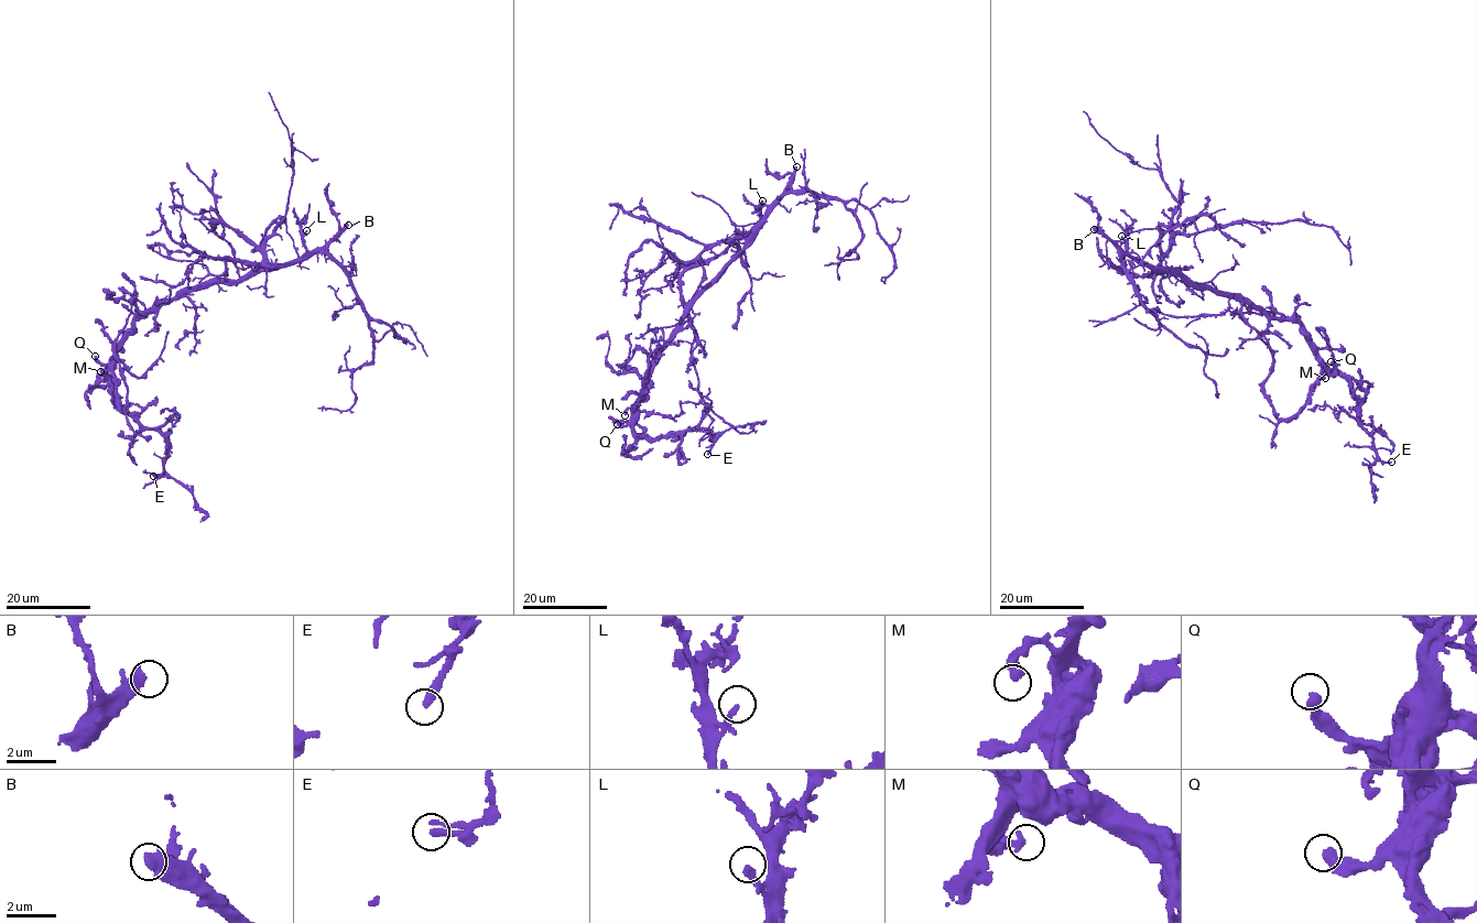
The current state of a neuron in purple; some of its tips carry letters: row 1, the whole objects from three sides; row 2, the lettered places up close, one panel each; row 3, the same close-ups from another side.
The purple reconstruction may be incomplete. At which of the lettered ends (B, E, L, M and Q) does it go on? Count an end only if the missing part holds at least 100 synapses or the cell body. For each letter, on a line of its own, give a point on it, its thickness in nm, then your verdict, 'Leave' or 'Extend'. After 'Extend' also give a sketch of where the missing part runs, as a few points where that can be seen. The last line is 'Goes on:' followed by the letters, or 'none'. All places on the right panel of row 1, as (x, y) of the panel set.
B: Place: (1094, 229). Thickness 500 nm. Extend. Course of what is missing: (1094, 229), (1067, 209), (1063, 165), (1135, 134), (1174, 204), (1296, 327), (1312, 376)
E: Place: (1391, 462). Thickness 280 nm. Leave
L: Place: (1121, 236). Thickness 170 nm. Leave
M: Place: (1325, 378). Thickness 360 nm. Leave
Q: Place: (1331, 361). Thickness 440 nm. Leave
Goes on: B

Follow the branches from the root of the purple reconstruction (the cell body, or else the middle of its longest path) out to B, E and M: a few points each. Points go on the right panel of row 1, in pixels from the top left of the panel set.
B: (1214, 292), (1188, 285), (1180, 277), (1153, 271), (1123, 254), (1117, 245), (1094, 229)
E: (1214, 292), (1251, 300), (1268, 316), (1298, 321), (1323, 361), (1348, 381), (1359, 426), (1380, 460), (1391, 462)
M: (1214, 292), (1251, 300), (1268, 316), (1298, 321), (1321, 366), (1318, 376), (1325, 378)

